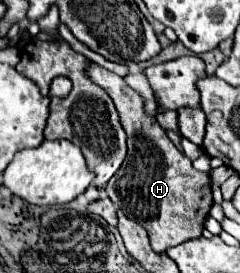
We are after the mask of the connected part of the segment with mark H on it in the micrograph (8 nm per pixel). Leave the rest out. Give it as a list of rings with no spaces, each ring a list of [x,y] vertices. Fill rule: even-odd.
[[[96,63],[90,65],[88,75],[94,83],[110,93],[128,137],[128,155],[124,165],[106,185],[106,193],[112,203],[148,231],[152,249],[156,253],[164,253],[168,247],[200,237],[212,207],[210,177],[192,167],[192,161],[180,149],[176,149],[166,131],[158,125],[156,117],[146,115],[142,95],[128,87],[122,77]]]

